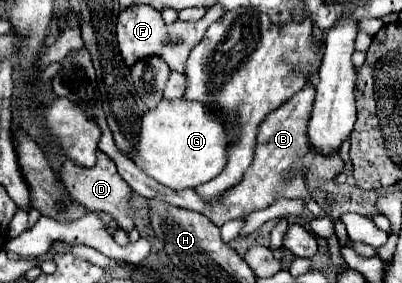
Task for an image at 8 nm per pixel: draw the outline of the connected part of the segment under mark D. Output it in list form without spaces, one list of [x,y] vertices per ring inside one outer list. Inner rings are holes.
[[[101,150],[97,152],[97,164],[93,168],[83,168],[73,160],[65,160],[63,168],[59,170],[59,178],[75,202],[93,212],[107,212],[121,228],[125,228],[127,232],[133,230],[133,210],[129,204],[133,190],[127,184],[123,188],[123,178],[117,174],[115,162]]]

